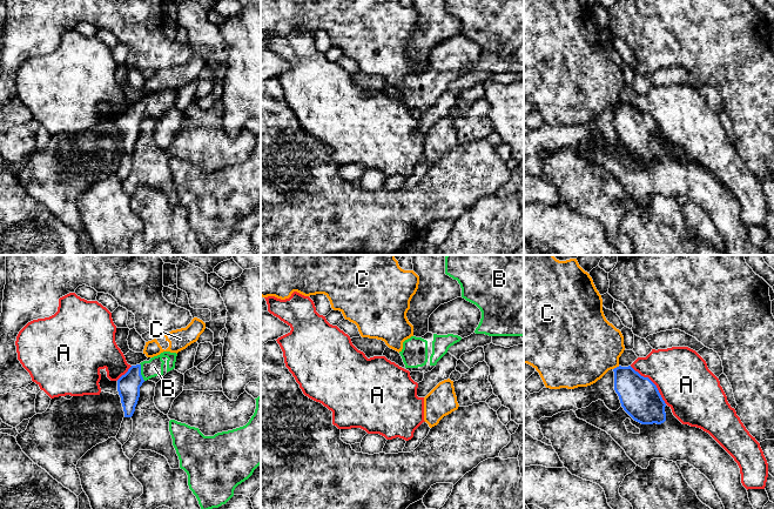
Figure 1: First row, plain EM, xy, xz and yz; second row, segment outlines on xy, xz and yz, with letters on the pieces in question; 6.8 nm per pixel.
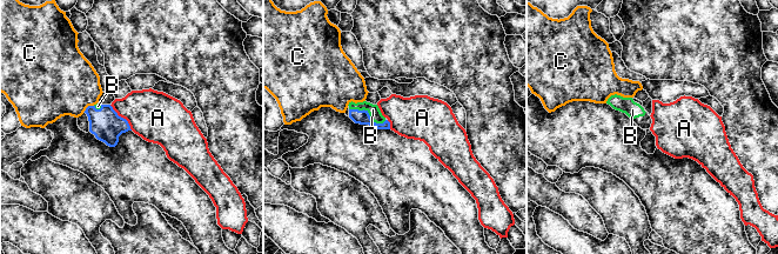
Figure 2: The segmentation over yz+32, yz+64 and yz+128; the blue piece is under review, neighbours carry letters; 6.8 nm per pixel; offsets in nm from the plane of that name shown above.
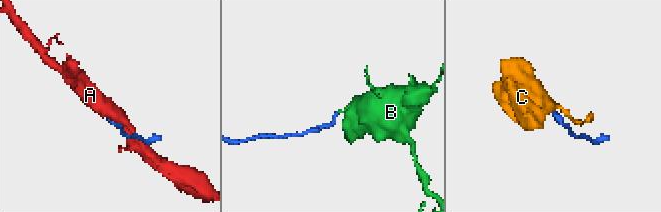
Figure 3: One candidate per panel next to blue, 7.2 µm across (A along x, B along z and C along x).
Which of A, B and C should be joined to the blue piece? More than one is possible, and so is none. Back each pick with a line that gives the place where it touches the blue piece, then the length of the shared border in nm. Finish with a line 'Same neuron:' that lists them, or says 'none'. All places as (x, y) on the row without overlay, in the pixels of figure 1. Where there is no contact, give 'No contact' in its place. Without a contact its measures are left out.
B: Touches blue at xy (140, 108). Shared border 120 nm
Same neuron: B

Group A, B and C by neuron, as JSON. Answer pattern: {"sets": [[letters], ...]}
{"sets": [["A"], ["B"], ["C"]]}

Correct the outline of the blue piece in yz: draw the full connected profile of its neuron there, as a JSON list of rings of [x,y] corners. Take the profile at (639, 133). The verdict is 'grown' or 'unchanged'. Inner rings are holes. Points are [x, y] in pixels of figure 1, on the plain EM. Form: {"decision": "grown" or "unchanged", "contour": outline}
{"decision": "unchanged", "contour": [[[631,102],[617,103],[614,108],[614,127],[624,147],[641,161],[661,161],[666,158],[665,143],[657,122],[641,113]]]}

